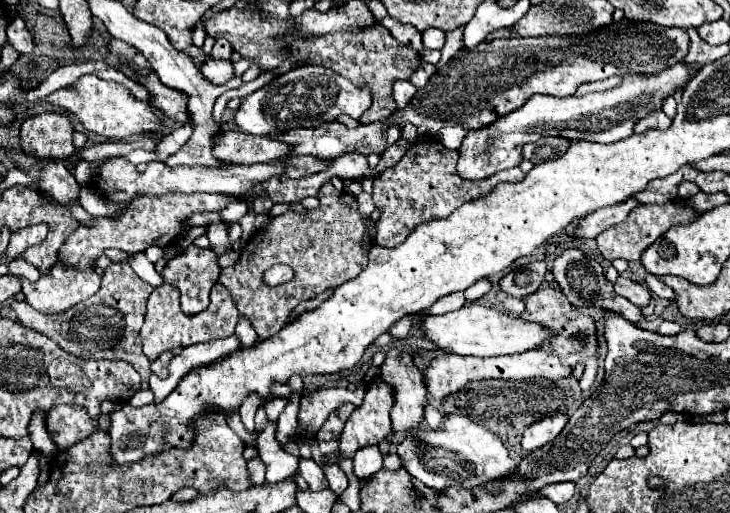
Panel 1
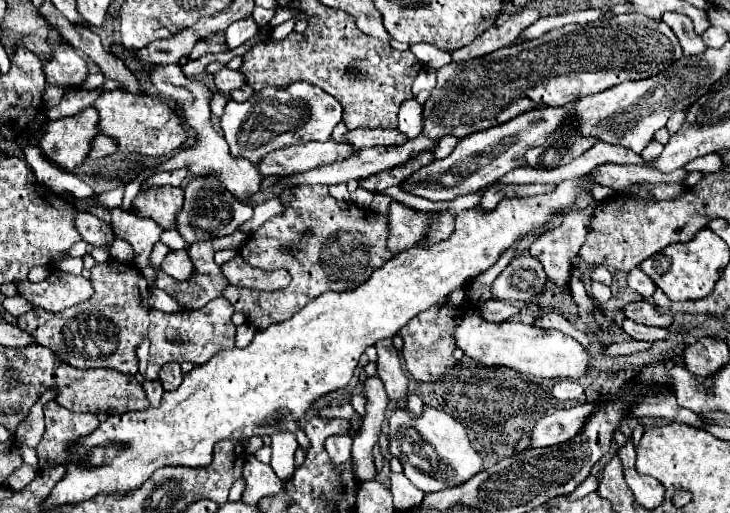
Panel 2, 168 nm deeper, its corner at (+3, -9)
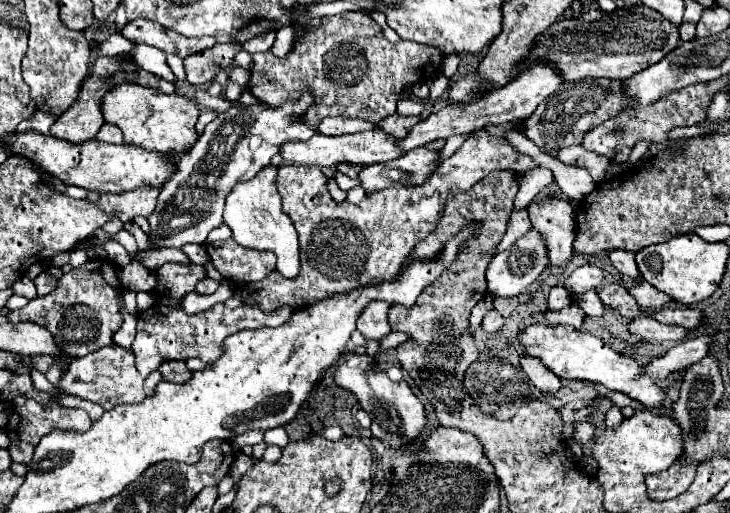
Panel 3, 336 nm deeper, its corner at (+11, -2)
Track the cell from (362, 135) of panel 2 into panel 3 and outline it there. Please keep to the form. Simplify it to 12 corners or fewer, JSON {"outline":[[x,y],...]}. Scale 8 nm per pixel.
{"outline":[[400,116],[384,118],[378,128],[400,138],[422,120],[420,116]]}

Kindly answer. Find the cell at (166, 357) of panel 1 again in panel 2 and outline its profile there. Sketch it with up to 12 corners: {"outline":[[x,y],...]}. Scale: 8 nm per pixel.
{"outline":[[166,363],[158,379],[164,391],[176,389],[182,383],[178,363]]}

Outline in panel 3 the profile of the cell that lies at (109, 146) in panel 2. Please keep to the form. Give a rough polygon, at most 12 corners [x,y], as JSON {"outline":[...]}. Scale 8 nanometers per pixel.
{"outline":[[104,124],[96,140],[122,144],[122,134],[116,126]]}

